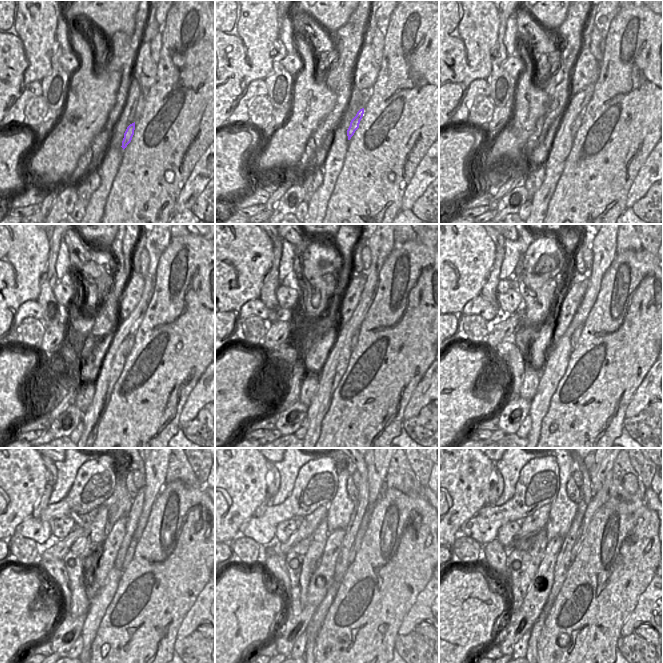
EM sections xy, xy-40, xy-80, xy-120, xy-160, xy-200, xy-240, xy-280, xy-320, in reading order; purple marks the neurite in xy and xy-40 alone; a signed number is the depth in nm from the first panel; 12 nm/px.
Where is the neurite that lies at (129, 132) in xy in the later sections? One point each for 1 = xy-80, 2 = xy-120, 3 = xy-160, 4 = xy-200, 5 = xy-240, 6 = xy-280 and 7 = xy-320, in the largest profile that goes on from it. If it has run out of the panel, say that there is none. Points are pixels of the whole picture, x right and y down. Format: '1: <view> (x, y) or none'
1: xy-80 (576, 124)
2: xy-120 (128, 344)
3: xy-160 (354, 340)
4: xy-200 (575, 336)
5: xy-240 (131, 548)
6: xy-280 (362, 529)
7: xy-320 (599, 498)

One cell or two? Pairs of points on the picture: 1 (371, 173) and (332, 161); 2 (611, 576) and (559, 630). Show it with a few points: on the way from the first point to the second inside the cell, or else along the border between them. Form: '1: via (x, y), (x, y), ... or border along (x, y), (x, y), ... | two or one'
1: border along (348, 141), (343, 167), (333, 186) | two
2: via (600, 592), (590, 610), (575, 625) | one

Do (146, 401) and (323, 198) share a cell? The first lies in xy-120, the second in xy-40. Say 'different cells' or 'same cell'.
different cells

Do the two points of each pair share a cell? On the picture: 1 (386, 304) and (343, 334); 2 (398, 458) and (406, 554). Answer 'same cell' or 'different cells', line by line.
1: different cells
2: different cells

